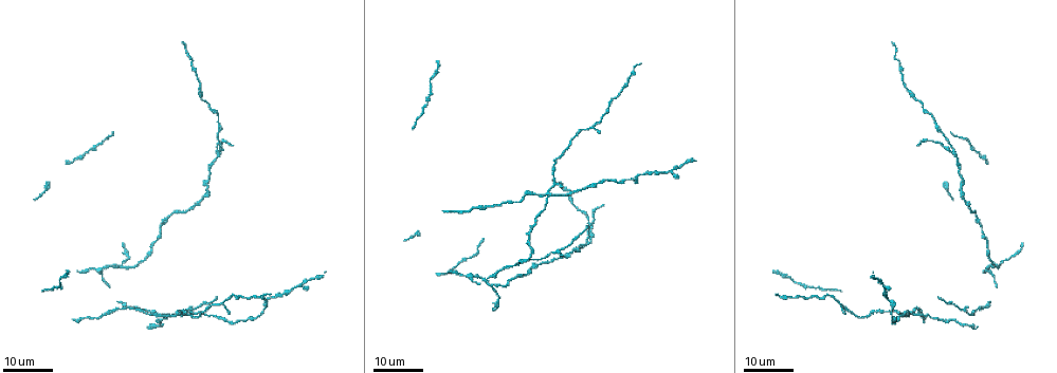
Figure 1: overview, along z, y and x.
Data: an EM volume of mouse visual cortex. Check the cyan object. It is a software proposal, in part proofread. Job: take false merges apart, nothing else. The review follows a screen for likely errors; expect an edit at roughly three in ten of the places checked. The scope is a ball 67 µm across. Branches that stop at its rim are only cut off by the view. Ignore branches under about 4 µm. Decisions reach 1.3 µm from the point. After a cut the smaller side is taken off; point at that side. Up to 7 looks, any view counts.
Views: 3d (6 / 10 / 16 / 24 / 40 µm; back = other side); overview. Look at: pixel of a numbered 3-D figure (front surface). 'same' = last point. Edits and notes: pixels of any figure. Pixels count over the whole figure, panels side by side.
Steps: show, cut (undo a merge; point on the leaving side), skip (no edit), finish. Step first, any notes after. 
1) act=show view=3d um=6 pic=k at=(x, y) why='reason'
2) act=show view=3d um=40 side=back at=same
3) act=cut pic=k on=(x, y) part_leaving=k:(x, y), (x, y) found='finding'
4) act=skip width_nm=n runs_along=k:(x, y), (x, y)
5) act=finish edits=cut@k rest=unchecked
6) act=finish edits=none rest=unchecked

act=show view=3d um=16 pic=1 at=(546, 192) why='four-way junction'

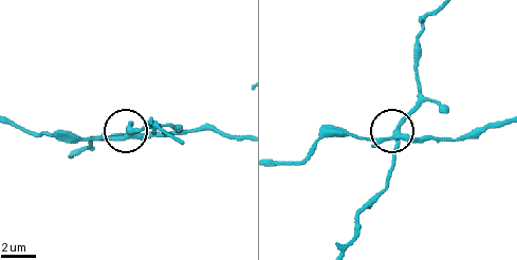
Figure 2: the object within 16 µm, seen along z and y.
act=show view=3d um=6 pic=2 at=(395, 134) why='zoom in'

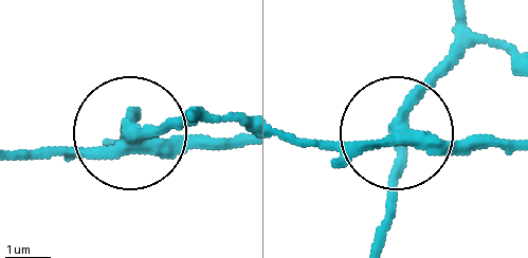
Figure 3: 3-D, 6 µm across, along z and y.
act=cut pic=3 on=(395, 199) side_arm_um=39 arms=4 found='a second neuron is stuck on'

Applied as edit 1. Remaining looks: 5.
act=show view=3d um=24 pic=1 at=(971, 149)

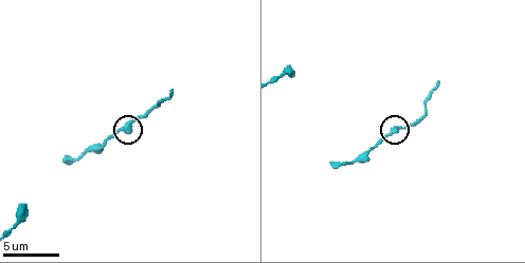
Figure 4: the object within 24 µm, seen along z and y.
act=show view=3d um=6 pic=4 at=(393, 129) why='closer look'

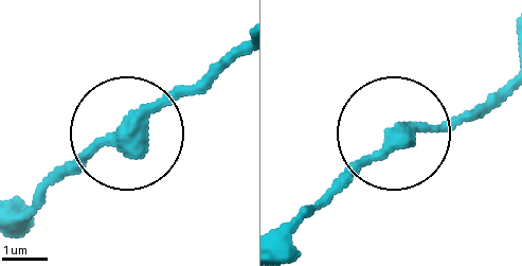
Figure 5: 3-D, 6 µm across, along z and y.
act=skip found='one neuron here'

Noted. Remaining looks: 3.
act=show view=3d um=16 pic=1 at=(589, 240) why='side arm on a straight run'

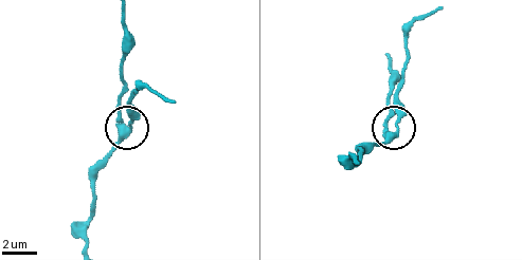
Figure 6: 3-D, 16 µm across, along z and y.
act=show view=3d um=10 pic=6 at=(392, 134) why='zoom in'

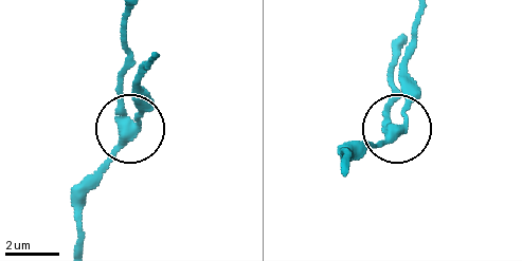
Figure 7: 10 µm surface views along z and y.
act=skip side_arm_um=10 runs_along=7:(77, 244), (82, 190), (141, 119), (141, 76) found='one neuron here'

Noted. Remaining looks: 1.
act=finish edits=cut@3 rest=unchecked

